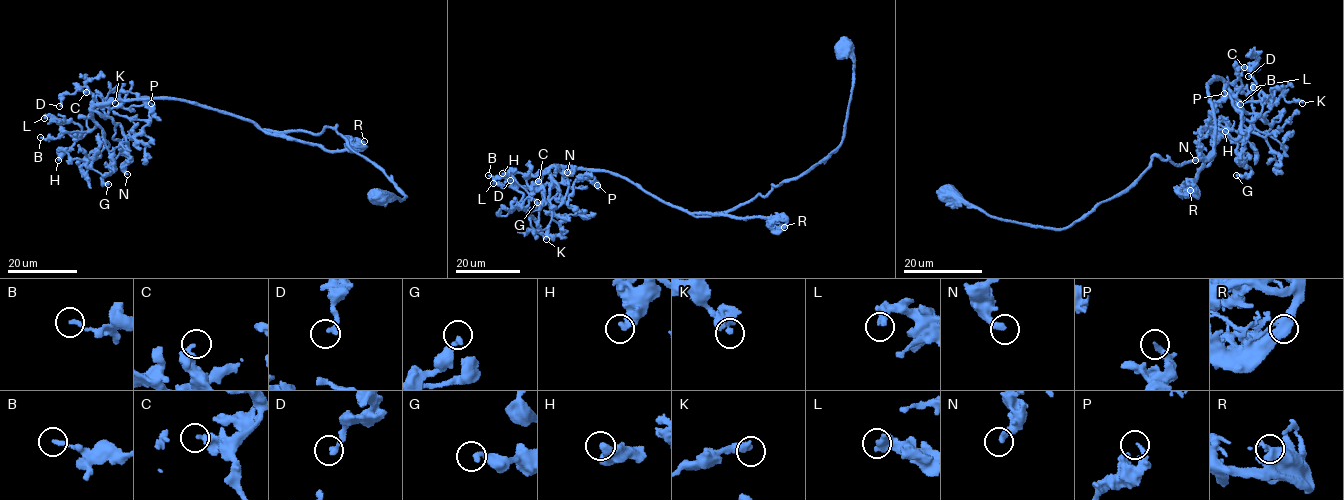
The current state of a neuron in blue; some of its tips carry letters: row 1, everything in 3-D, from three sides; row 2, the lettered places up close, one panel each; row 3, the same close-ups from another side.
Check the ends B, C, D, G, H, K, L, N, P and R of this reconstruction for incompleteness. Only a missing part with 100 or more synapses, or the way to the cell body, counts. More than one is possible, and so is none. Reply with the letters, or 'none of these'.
none of these

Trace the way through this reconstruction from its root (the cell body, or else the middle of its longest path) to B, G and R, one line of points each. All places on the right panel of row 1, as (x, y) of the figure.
B: (955, 194), (993, 216), (1066, 228), (1154, 156), (1178, 164), (1215, 154), (1216, 76), (1240, 104)
G: (955, 194), (1070, 226), (1154, 156), (1215, 154), (1216, 76), (1240, 112), (1250, 171), (1236, 175)
R: (955, 194), (1058, 229), (1154, 156), (1214, 155), (1190, 190)

